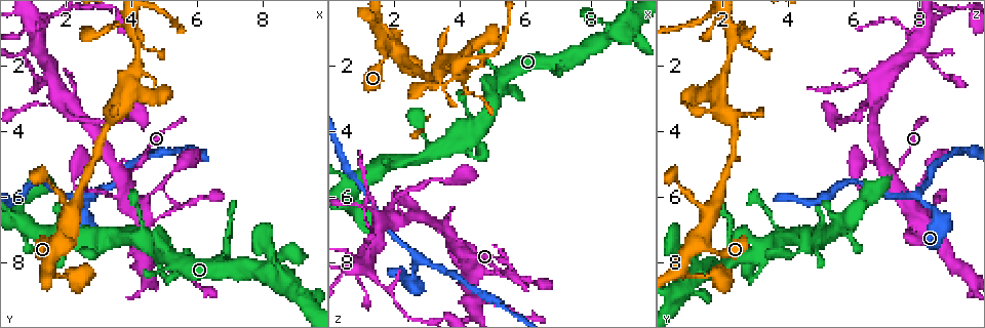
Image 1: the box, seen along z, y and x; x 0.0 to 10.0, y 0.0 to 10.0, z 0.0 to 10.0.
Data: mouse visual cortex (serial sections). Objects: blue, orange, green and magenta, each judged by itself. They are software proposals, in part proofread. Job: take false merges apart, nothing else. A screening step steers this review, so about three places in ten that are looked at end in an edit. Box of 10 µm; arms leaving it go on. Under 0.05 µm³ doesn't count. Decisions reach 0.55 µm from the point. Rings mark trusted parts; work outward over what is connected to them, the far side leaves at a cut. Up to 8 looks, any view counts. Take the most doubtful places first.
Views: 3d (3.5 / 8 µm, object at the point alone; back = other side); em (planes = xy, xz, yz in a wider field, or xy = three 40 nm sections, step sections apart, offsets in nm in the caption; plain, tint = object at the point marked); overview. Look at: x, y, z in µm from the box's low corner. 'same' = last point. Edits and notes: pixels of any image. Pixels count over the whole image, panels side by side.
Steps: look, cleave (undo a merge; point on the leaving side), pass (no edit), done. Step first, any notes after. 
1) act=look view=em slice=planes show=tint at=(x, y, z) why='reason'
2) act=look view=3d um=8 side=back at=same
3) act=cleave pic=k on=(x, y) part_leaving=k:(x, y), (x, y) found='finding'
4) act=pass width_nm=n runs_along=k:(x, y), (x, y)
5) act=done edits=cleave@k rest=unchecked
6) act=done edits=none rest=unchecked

act=look view=3d um=8 at=(3.85, 5.35, 7.15) why='sharp bend'

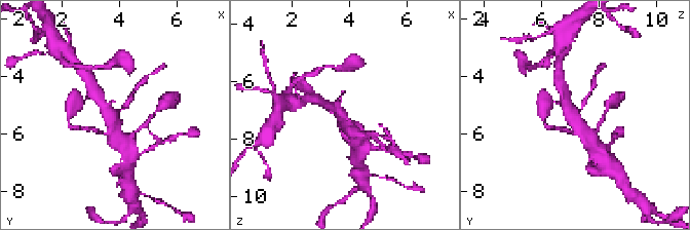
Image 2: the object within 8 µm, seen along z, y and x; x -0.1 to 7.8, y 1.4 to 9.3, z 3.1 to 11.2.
act=look view=em slice=xy step=5 show=tint at=same arms=4 arm_widths_nm=150,200,300,350 why='shape alone is not enough'

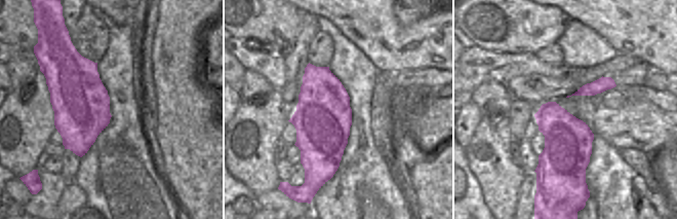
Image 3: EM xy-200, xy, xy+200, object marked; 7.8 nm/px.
act=pass runs_along=2:(362, 129), (326, 103) found='one cell here'

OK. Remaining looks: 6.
act=look view=3d um=3.5 at=(1.85, 3.00, 6.75)

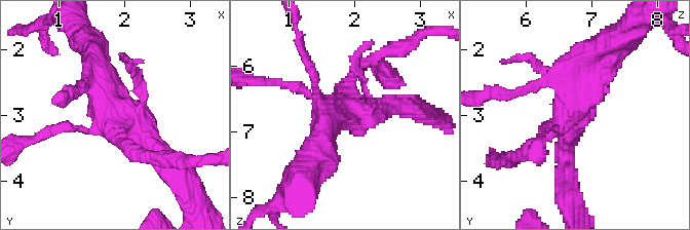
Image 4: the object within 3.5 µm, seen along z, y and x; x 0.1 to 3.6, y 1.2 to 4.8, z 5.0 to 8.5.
act=look view=em slice=xy step=5 show=tint at=(1.90, 2.95, 6.70) why='now the EM'

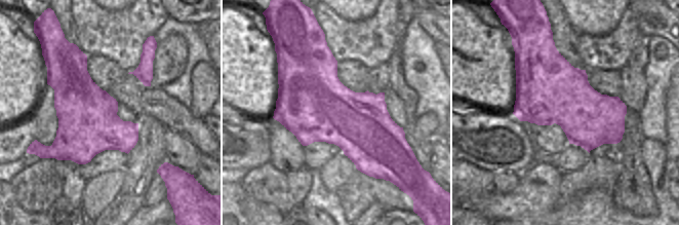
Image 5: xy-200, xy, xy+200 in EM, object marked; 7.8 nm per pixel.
act=pass runs_along=4:(171, 162), (108, 102), (92, 51) found='continuous, no second cell'

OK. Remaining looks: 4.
act=look view=3d um=3.5 at=(4.15, 1.65, 2.25) why='narrows sharply'

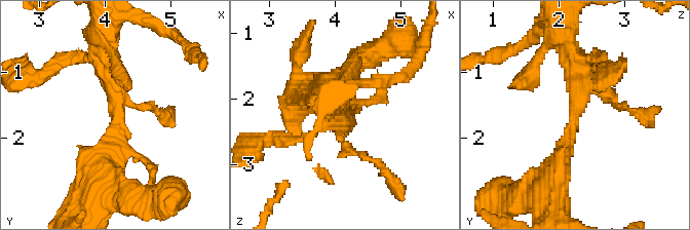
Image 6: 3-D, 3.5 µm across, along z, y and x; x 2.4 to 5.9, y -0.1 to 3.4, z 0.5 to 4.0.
act=look view=em slice=planes show=tint at=(4.20, 1.70, 2.25) why='need the tissue'

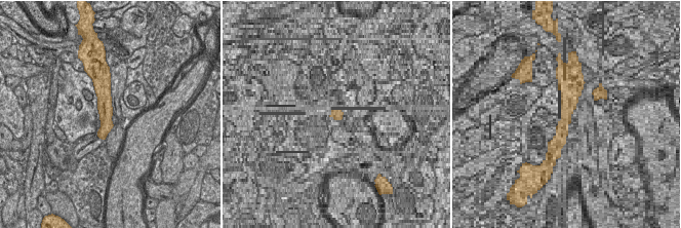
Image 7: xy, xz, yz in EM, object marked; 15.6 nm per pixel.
act=pass runs_along=7:(104, 82), (105, 129), (102, 136) found='one cell here'

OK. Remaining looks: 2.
act=done edits=none rest=unchecked

